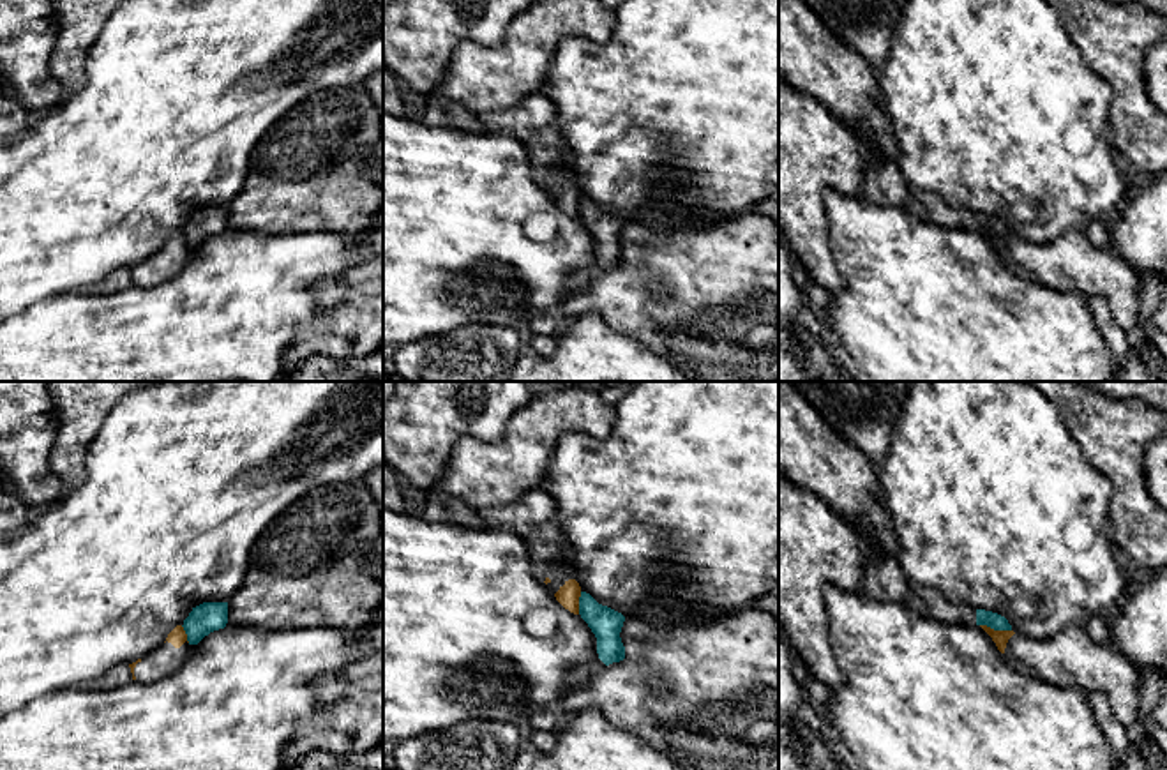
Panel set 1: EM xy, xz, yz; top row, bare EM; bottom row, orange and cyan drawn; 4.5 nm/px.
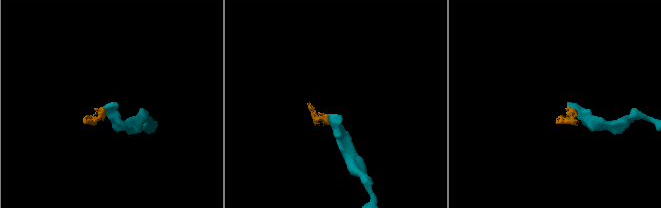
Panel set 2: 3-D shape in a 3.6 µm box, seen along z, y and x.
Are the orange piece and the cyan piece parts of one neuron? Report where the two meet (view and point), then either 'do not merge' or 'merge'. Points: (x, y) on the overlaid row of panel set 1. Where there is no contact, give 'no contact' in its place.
contact yz (996, 631); do not merge

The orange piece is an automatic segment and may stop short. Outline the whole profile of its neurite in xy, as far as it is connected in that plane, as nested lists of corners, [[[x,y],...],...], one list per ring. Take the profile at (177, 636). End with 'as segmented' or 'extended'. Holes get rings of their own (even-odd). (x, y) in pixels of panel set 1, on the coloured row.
[[[177,625],[159,648],[129,664],[132,680],[150,683],[177,671],[184,664],[189,648],[184,627]]] | extended

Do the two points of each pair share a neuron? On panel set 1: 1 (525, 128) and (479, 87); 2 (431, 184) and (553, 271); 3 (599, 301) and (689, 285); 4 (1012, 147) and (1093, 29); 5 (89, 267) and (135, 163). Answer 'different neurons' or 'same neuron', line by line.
1: different neurons
2: same neuron
3: same neuron
4: different neurons
5: same neuron

